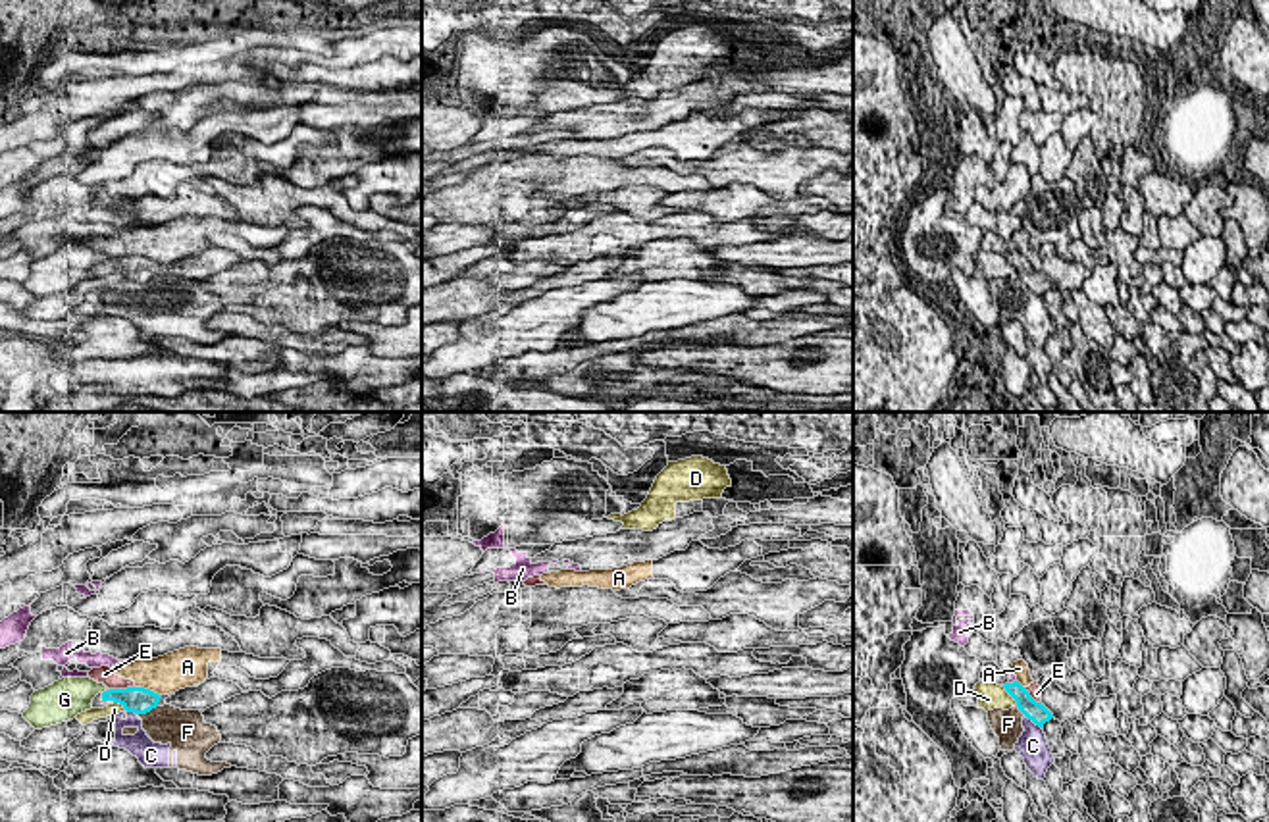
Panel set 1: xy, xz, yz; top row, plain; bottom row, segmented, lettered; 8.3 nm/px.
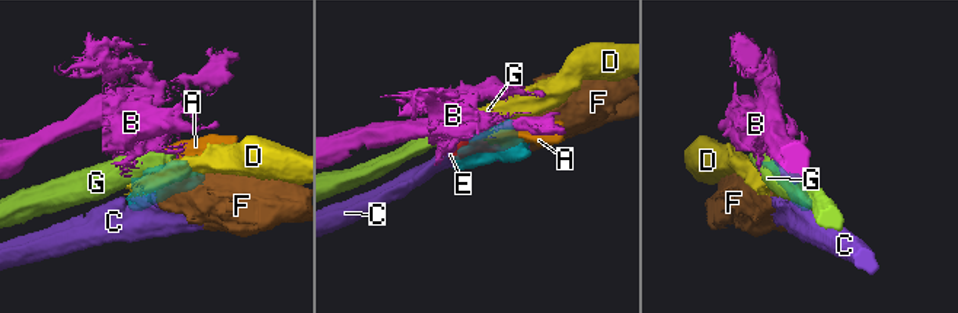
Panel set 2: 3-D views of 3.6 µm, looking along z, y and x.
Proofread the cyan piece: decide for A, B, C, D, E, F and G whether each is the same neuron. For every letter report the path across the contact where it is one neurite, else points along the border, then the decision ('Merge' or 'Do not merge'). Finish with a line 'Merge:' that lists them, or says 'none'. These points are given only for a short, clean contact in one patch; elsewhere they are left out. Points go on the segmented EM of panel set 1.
A: Boundary: xy (135, 686), (149, 688), (158, 695). Do not merge
B: Boundary: yz (1015, 680), (1008, 684). Do not merge
C: Do not merge
D: Boundary: yz (1004, 686), (1017, 703). Do not merge
E: Do not merge
F: Boundary: xy (156, 705), (137, 715). Do not merge
G: Boundary: xy (106, 690), (103, 693). Do not merge
Merge: none

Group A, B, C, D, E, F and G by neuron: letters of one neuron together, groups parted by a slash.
A E / B / C F / D / G

